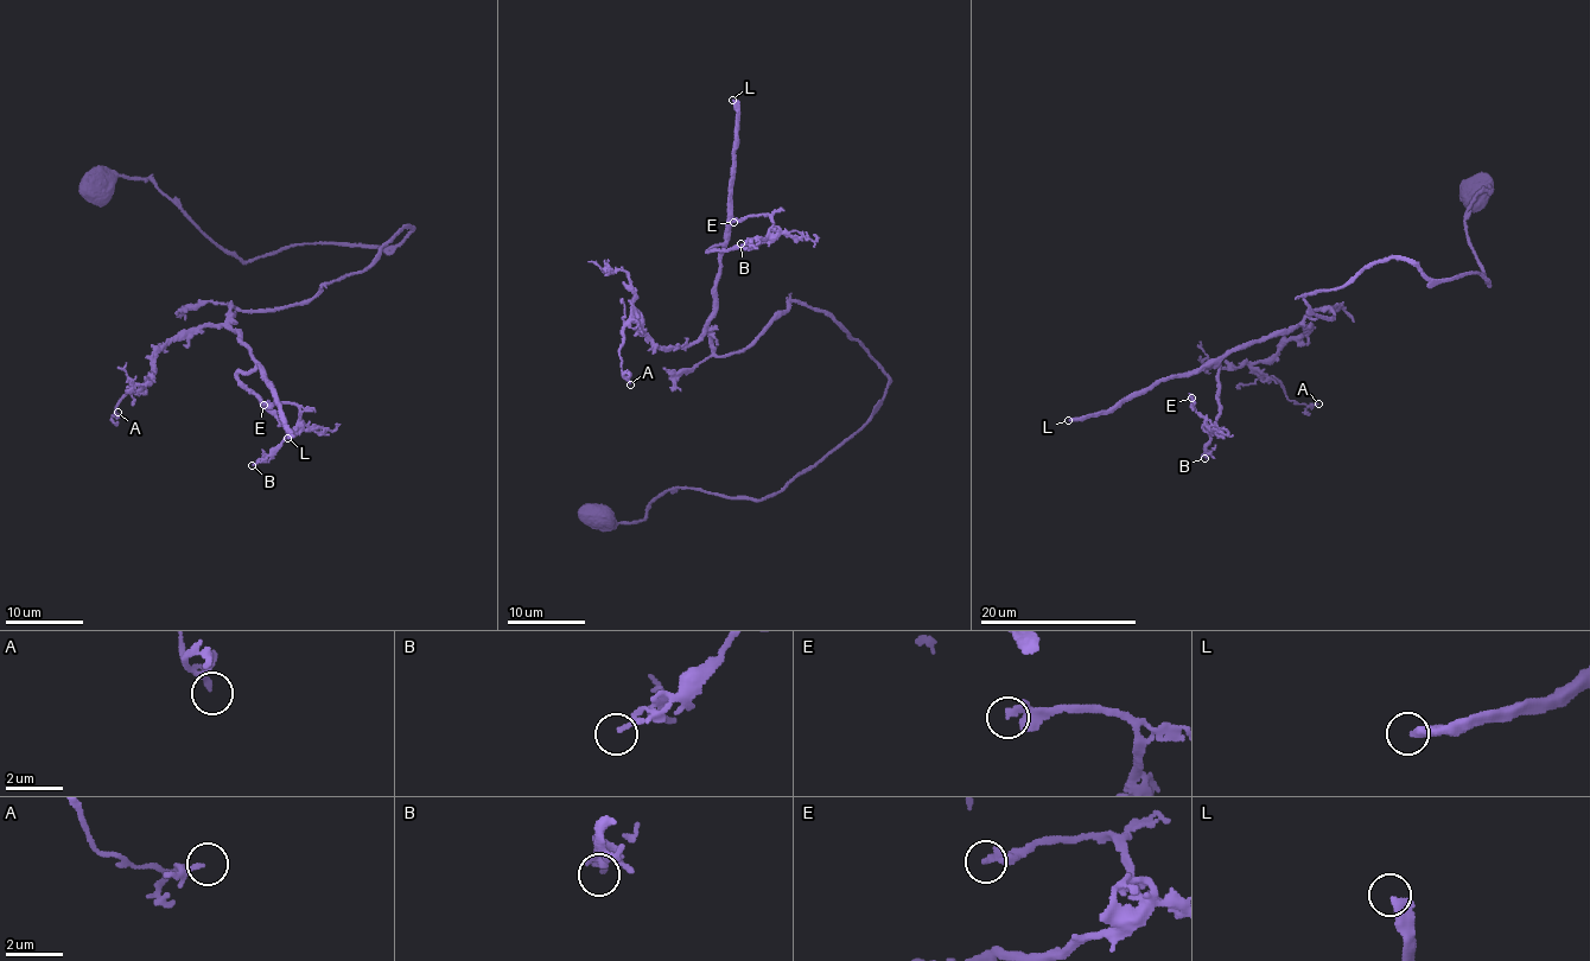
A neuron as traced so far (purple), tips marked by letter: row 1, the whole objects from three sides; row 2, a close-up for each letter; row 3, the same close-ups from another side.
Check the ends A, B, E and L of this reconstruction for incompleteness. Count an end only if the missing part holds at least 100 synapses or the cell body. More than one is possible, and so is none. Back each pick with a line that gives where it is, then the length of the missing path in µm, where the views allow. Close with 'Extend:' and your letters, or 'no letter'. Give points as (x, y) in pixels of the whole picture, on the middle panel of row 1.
L: at (732, 100); about 300 µm are missing
Extend: L

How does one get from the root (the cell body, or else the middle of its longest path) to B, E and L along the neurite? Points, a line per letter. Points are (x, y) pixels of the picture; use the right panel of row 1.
B: (1475, 195), (1493, 189), (1464, 221), (1490, 286), (1384, 258), (1303, 296), (1334, 317), (1215, 364), (1204, 458)
E: (1475, 195), (1490, 286), (1379, 259), (1303, 296), (1333, 317), (1229, 350), (1213, 430), (1191, 398)
L: (1475, 195), (1493, 189), (1464, 221), (1490, 286), (1384, 258), (1303, 296), (1333, 317), (1315, 309), (1068, 420)

